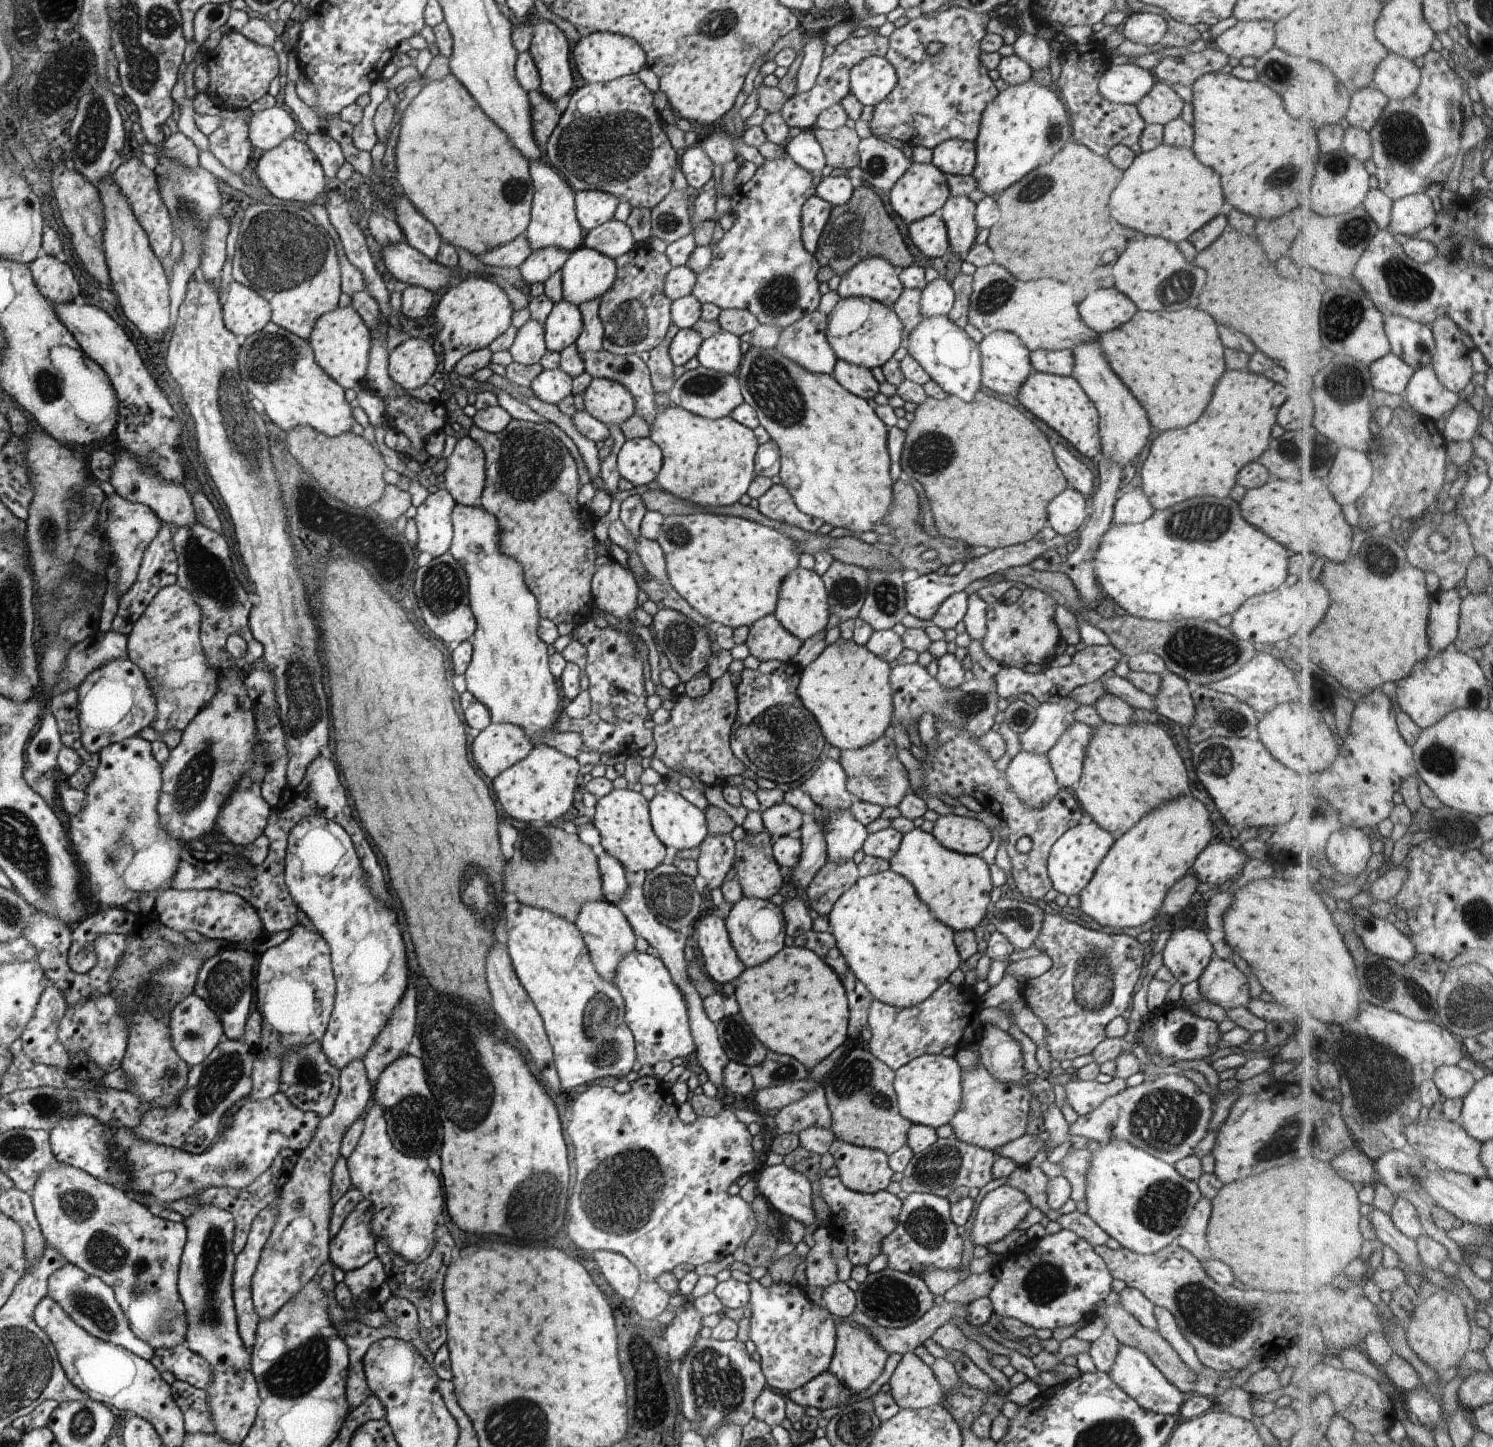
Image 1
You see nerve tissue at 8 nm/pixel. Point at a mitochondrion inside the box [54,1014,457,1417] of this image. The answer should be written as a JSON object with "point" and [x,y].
{"point":[294,1374]}

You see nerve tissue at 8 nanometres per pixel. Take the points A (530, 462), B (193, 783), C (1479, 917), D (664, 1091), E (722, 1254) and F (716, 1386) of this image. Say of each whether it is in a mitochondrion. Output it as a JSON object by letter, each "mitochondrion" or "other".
{"A":"mitochondrion","B":"mitochondrion","C":"mitochondrion","D":"other","E":"other","F":"mitochondrion"}

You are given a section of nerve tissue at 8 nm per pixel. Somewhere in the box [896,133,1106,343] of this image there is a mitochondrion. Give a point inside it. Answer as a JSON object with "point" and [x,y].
{"point":[995,294]}

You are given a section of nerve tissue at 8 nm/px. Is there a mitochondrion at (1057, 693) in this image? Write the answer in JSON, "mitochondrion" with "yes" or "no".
{"mitochondrion":"no"}

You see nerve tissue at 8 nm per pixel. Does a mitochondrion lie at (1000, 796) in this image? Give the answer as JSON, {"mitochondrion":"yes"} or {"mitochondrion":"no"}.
{"mitochondrion":"no"}

